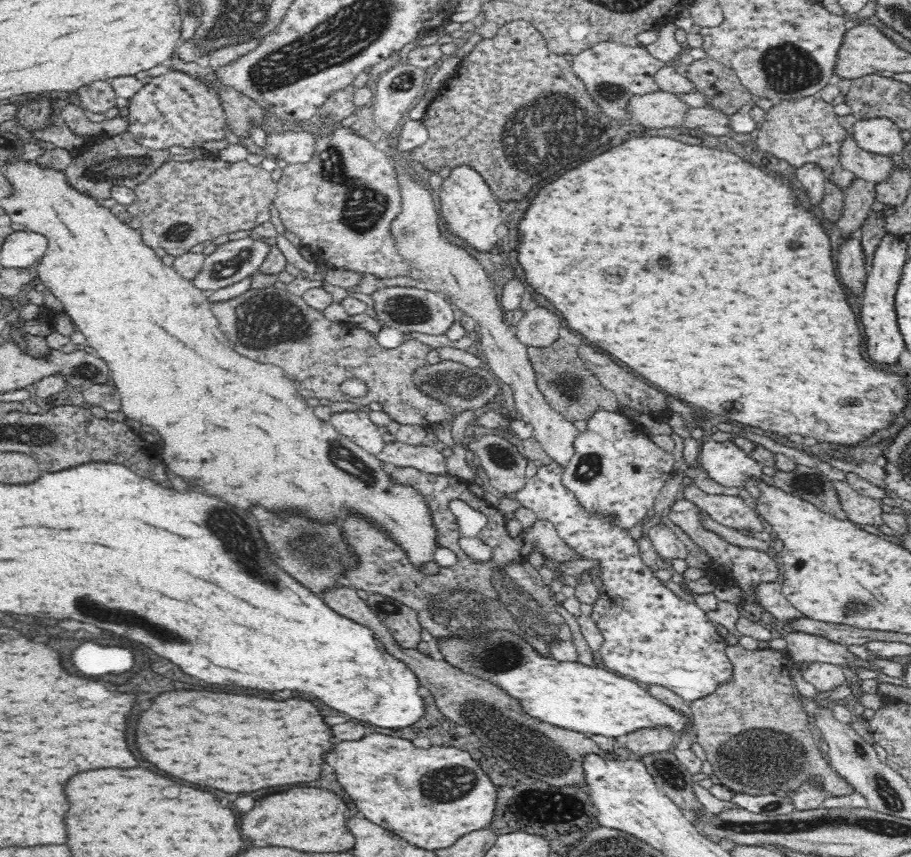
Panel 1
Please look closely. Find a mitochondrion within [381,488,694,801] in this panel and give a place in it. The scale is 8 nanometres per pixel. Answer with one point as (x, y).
(535, 749)

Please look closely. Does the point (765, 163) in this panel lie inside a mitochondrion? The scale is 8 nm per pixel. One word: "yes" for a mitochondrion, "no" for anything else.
no

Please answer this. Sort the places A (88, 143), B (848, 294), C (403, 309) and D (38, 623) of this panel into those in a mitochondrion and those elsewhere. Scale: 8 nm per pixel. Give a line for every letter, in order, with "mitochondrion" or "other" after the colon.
A: other
B: other
C: mitochondrion
D: other

